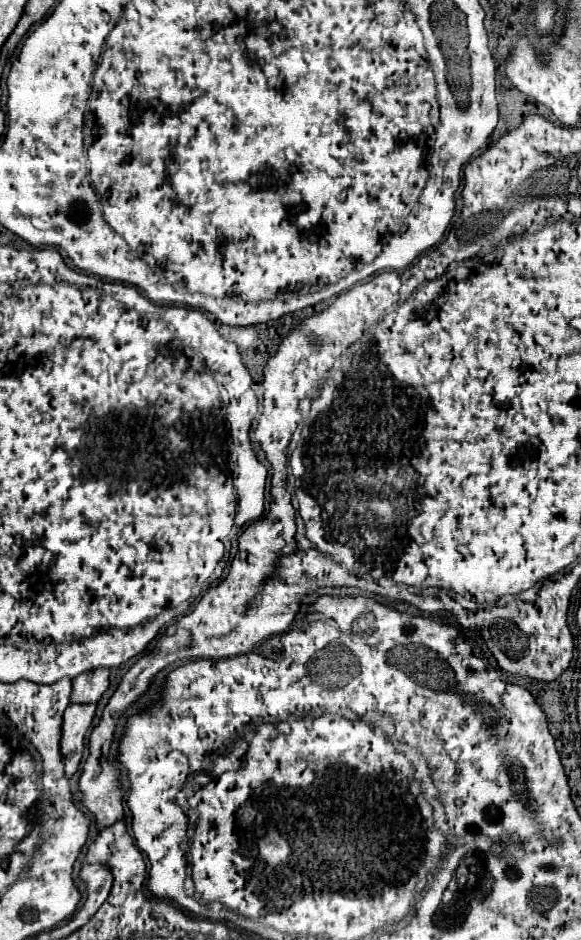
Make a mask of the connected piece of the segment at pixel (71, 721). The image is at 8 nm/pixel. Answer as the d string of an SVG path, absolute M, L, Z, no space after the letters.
M70 704L64 712L62 726L62 760L66 766L66 776L70 778L82 760L86 732L92 726L96 714L96 704Z

